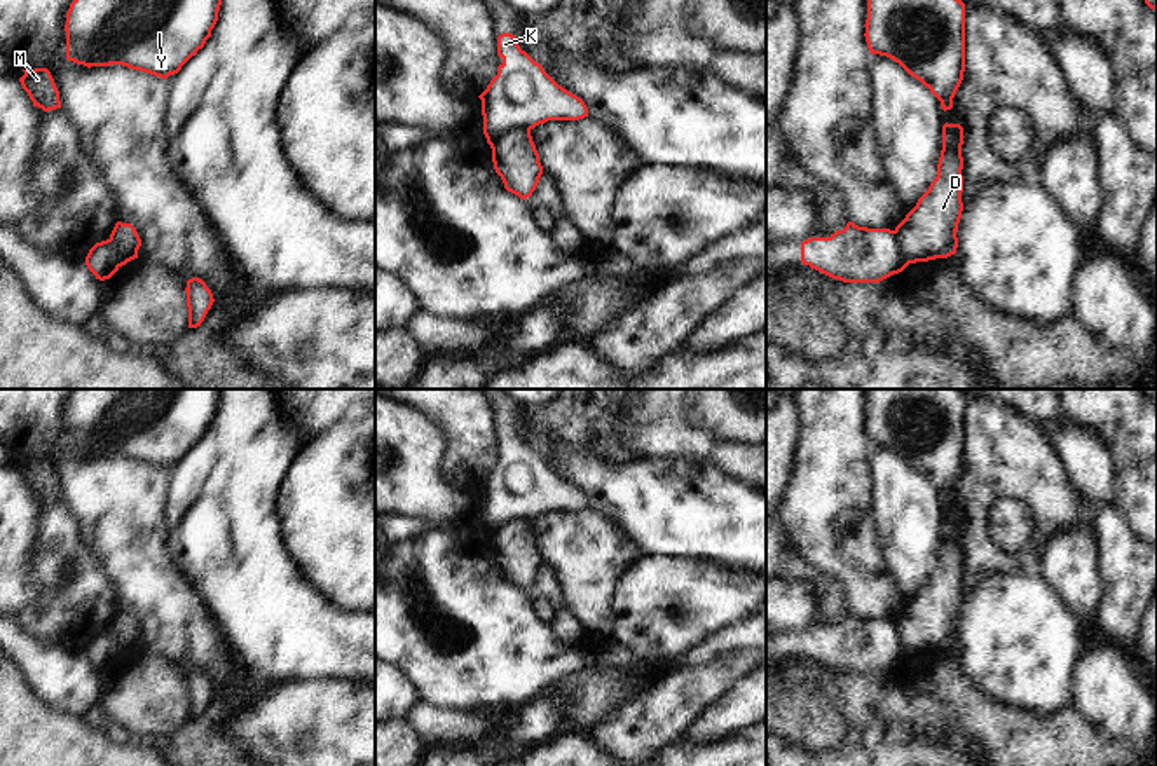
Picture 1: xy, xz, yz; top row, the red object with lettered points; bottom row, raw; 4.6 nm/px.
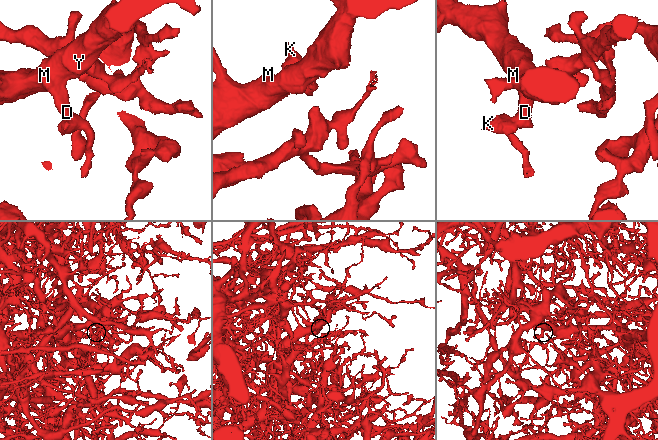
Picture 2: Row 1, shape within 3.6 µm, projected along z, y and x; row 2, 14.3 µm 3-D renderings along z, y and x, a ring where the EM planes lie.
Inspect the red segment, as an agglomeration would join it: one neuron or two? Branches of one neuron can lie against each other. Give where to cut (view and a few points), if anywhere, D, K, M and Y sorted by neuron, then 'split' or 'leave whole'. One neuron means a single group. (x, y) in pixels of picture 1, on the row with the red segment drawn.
cut in xz along (529, 129), (512, 128), (491, 147); D M Y / K; split

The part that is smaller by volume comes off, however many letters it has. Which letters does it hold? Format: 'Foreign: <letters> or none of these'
Foreign: K

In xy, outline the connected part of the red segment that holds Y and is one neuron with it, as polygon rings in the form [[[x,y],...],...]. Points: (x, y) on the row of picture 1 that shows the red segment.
[[[73,0],[66,12],[66,59],[77,65],[122,65],[168,79],[204,47],[222,0]]]

